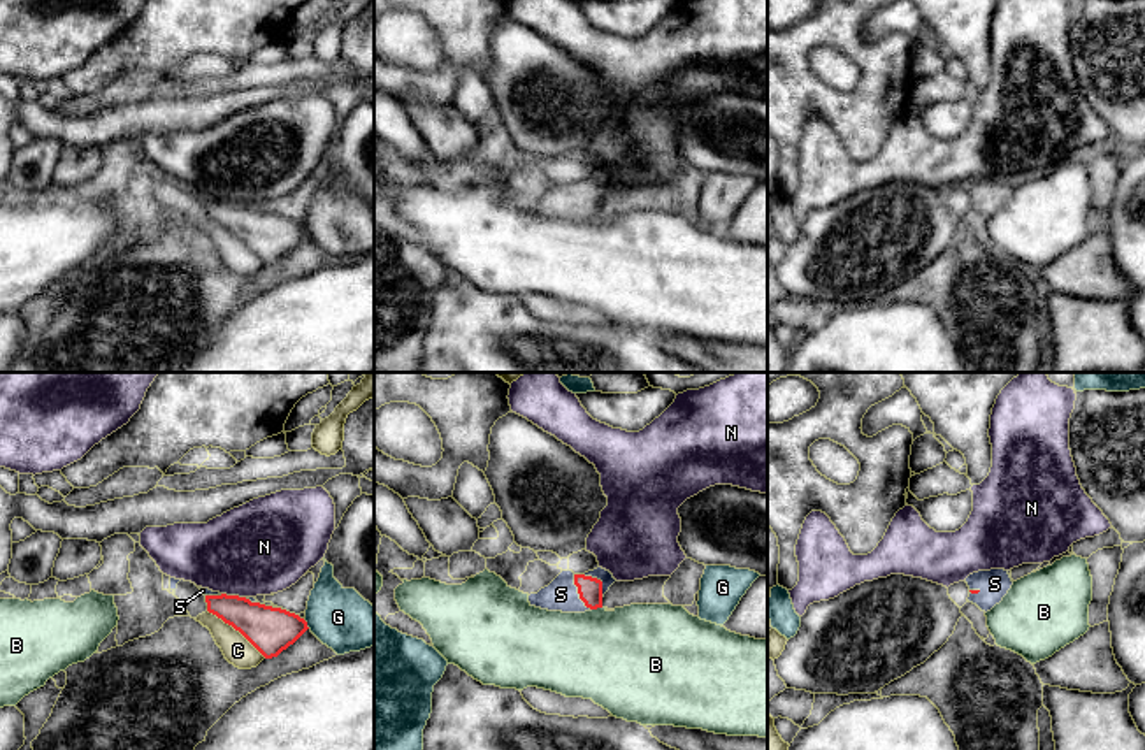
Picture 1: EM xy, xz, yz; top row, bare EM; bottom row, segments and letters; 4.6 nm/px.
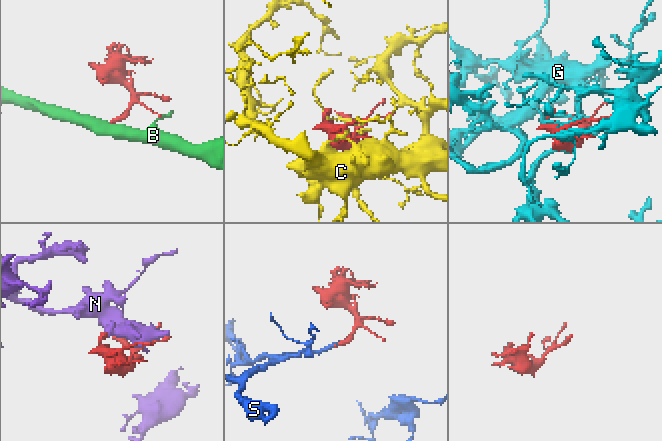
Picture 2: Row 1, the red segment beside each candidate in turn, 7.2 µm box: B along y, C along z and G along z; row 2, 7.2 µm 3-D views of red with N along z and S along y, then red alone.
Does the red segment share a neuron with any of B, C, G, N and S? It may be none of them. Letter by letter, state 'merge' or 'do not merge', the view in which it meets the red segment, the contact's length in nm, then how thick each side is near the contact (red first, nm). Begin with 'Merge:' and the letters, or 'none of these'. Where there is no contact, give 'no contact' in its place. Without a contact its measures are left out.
Merge: S
B: do not merge; contact in xz; length 50 nm; calibres 110 and 440 nm
C: do not merge; contact in xy; length 340 nm; calibres 220 and 140 nm
G: do not merge; contact in xy; length 50 nm; calibres 220 and 280 nm
N: do not merge; contact in xy; length 110 nm; calibres 220 and 420 nm
S: merge; contact in xz; length 190 nm; calibres 110 and 150 nm

